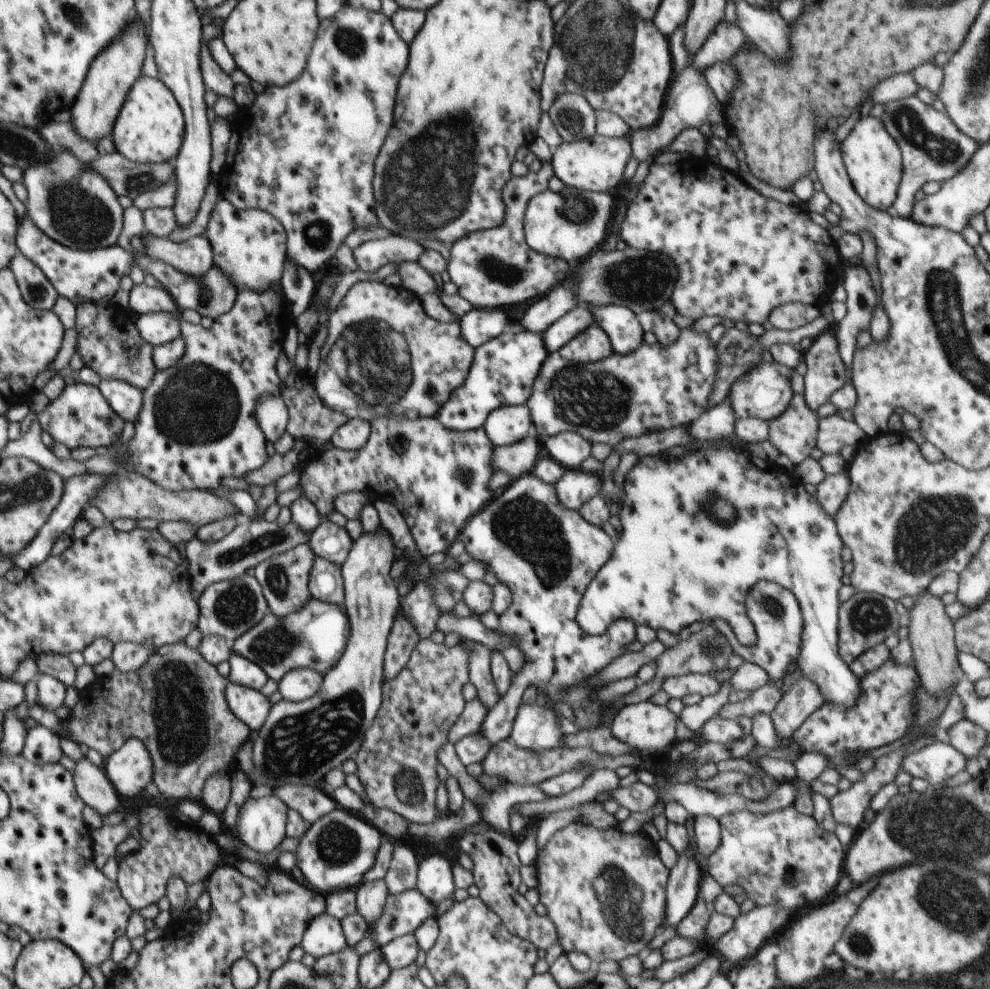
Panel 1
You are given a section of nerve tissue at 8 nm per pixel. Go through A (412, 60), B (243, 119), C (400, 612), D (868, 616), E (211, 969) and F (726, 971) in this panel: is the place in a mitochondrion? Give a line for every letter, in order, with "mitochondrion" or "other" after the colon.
A: other
B: other
C: other
D: mitochondrion
E: other
F: other

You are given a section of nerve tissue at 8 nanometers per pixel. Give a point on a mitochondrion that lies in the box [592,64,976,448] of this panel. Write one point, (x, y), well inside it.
(944, 151)

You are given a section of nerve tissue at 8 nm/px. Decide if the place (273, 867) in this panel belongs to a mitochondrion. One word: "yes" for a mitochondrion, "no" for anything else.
no

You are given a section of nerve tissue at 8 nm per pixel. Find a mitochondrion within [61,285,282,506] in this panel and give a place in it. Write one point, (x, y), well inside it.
(198, 405)

